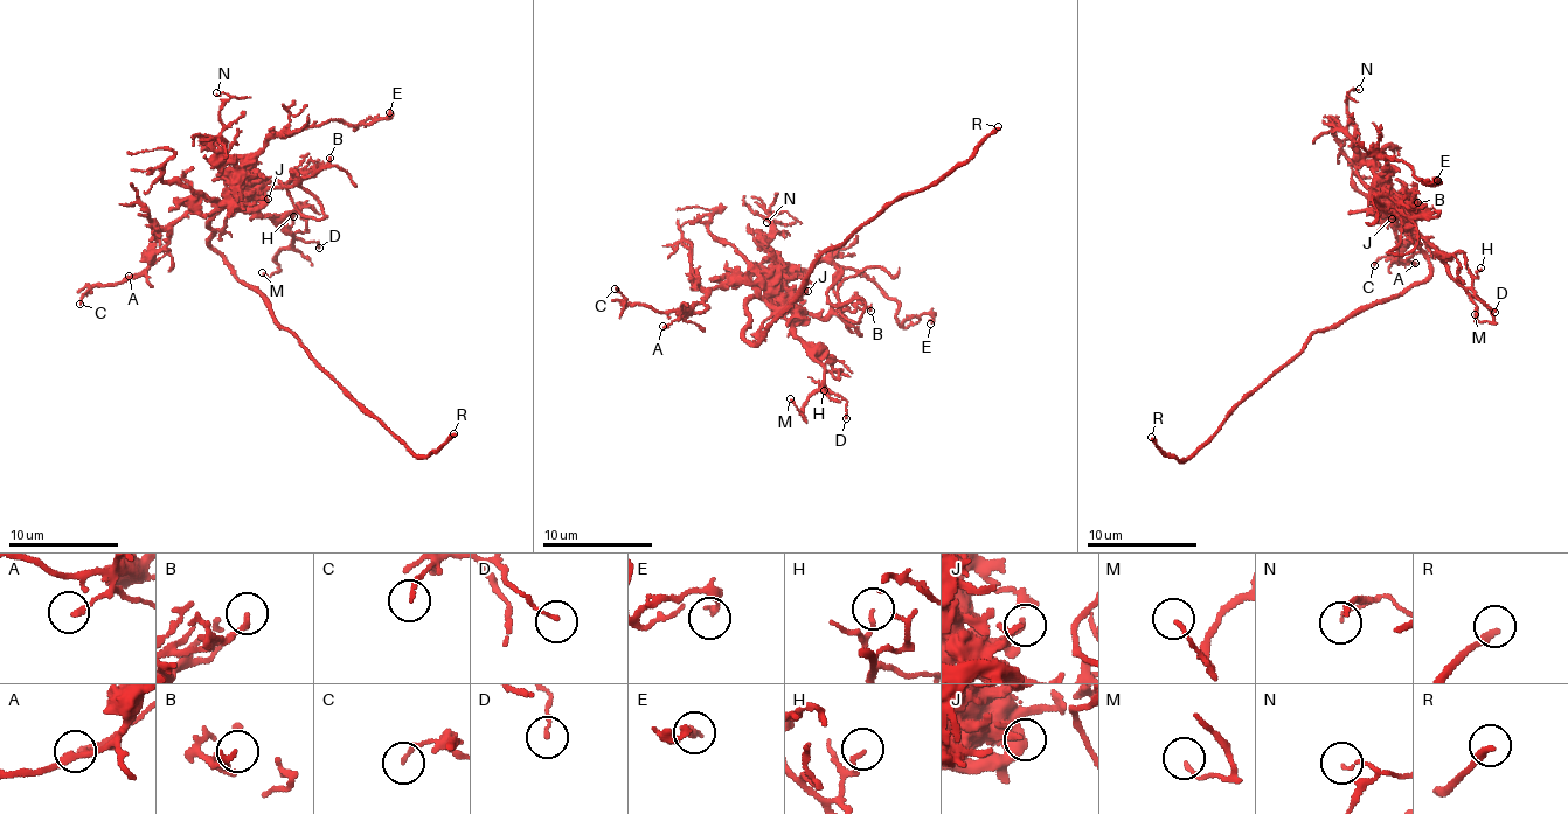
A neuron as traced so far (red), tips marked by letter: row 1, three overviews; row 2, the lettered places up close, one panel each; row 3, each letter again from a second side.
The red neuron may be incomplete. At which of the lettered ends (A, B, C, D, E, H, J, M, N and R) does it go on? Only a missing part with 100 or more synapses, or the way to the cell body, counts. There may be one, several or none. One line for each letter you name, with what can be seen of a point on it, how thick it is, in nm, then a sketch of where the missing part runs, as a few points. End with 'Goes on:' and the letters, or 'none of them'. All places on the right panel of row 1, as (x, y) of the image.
R: at (1151, 437); 240 nm thick
Goes on: R

